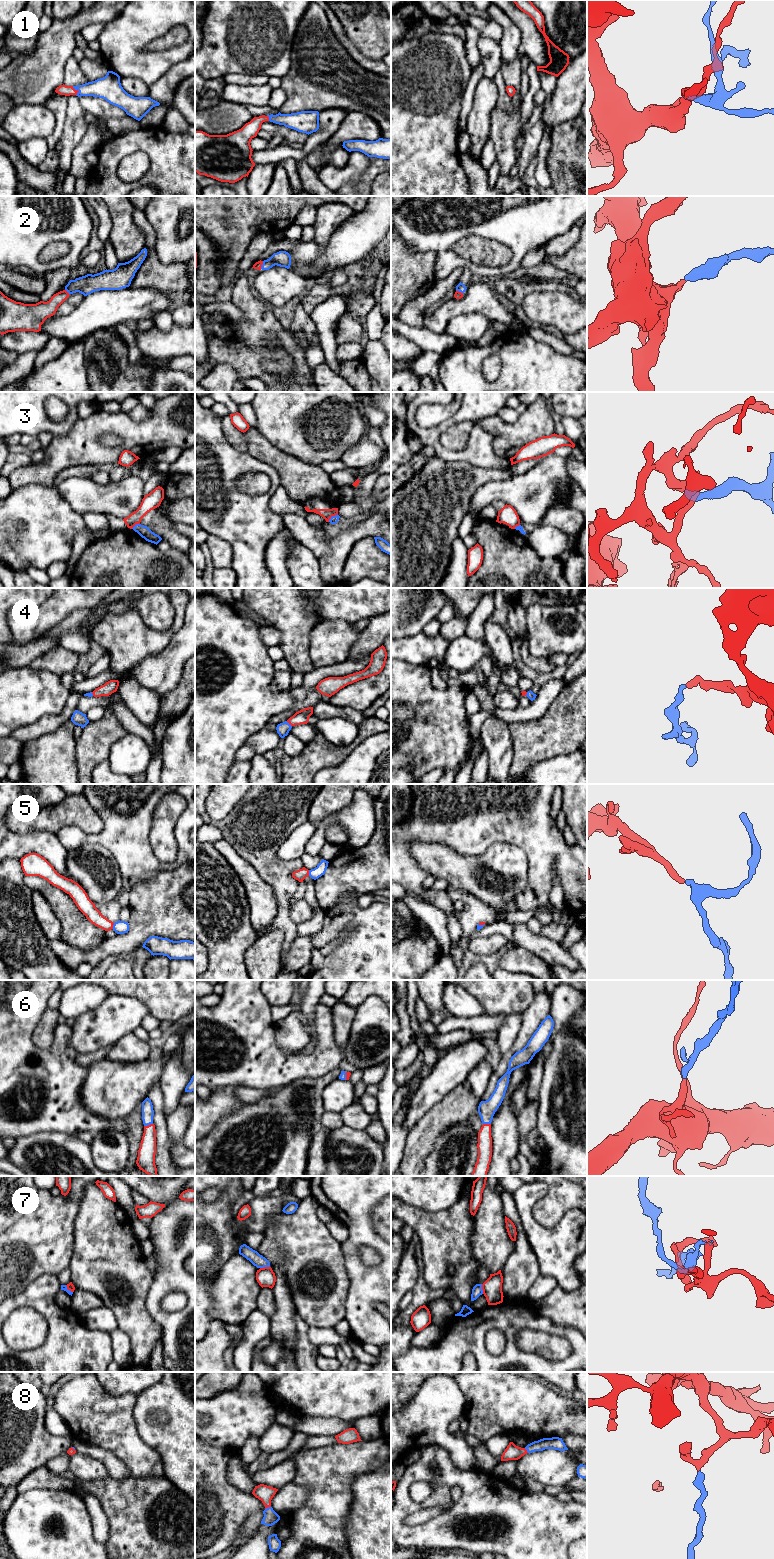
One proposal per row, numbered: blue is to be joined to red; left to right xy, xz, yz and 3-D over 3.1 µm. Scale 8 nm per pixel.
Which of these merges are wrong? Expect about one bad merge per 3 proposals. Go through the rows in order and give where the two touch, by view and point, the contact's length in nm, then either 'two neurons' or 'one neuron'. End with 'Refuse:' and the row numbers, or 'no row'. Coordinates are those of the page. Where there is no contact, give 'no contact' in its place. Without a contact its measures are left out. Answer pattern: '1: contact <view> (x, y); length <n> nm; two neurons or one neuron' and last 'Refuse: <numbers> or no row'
1: contact xy (77, 90); length 90 nm; one neuron
2: contact xz (261, 265); length 70 nm; one neuron
3: contact xz (332, 515); length 100 nm; two neurons
4: contact xz (289, 723); length 60 nm; one neuron
5: contact xy (112, 926); length 50 nm; one neuron
6: contact xy (148, 1125); length 80 nm; one neuron
7: contact xz (264, 1267); length 80 nm; two neurons
8: contact xz (267, 1507); length 50 nm; one neuron
Refuse: 3, 7

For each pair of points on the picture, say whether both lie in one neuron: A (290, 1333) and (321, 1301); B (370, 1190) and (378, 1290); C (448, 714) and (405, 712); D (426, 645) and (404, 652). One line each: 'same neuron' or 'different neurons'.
A: different neurons
B: same neuron
C: different neurons
D: same neuron

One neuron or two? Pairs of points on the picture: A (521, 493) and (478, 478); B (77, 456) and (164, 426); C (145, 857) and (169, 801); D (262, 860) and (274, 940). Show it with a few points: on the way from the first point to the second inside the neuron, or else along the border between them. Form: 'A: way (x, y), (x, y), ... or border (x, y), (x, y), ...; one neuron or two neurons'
A: border (512, 476), (491, 480), (471, 496); two neurons
B: way (99, 454), (112, 454), (134, 437), (142, 437); one neuron
C: border (151, 820), (149, 843), (155, 856), (165, 863); two neurons
D: border (258, 935), (280, 930), (281, 952); two neurons

